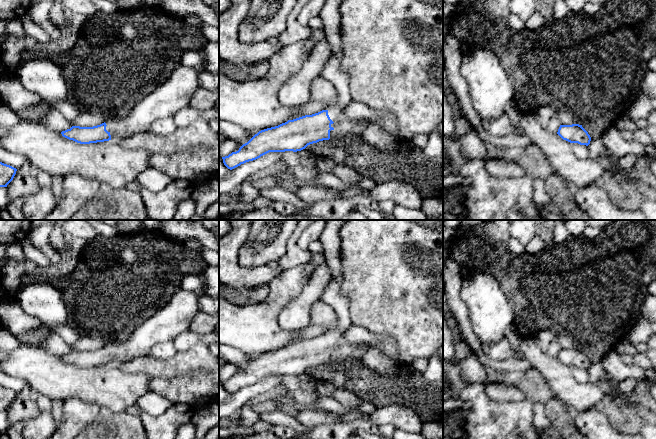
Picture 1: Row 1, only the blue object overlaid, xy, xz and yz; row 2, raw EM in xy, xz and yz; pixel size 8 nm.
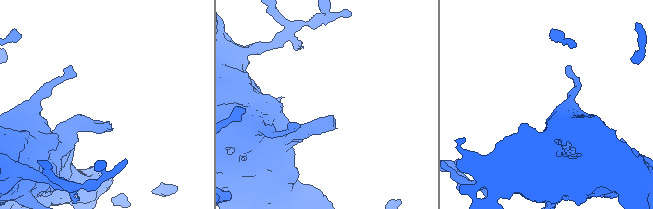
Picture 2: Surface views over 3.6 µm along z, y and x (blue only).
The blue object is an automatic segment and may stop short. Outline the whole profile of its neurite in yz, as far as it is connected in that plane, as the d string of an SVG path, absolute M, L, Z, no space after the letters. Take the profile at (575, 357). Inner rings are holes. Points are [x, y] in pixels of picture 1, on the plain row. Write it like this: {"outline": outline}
{"outline": "M579 348L560 349L557 358L570 367L588 370L591 365L588 356Z"}

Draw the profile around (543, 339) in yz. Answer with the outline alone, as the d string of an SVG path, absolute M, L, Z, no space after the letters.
M550 325L548 328L540 331L533 339L542 351L547 352L550 343L557 334L558 331Z

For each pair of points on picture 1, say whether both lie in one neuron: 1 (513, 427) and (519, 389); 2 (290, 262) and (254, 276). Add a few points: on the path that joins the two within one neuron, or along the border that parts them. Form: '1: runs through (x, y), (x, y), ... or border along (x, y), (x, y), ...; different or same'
1: border along (529, 395), (516, 401), (493, 400); different
2: border along (276, 269), (280, 272); different

